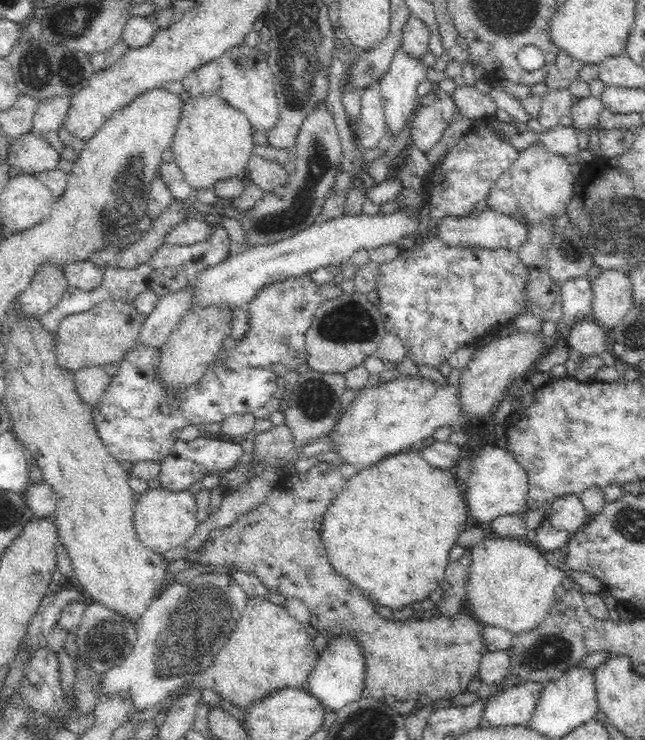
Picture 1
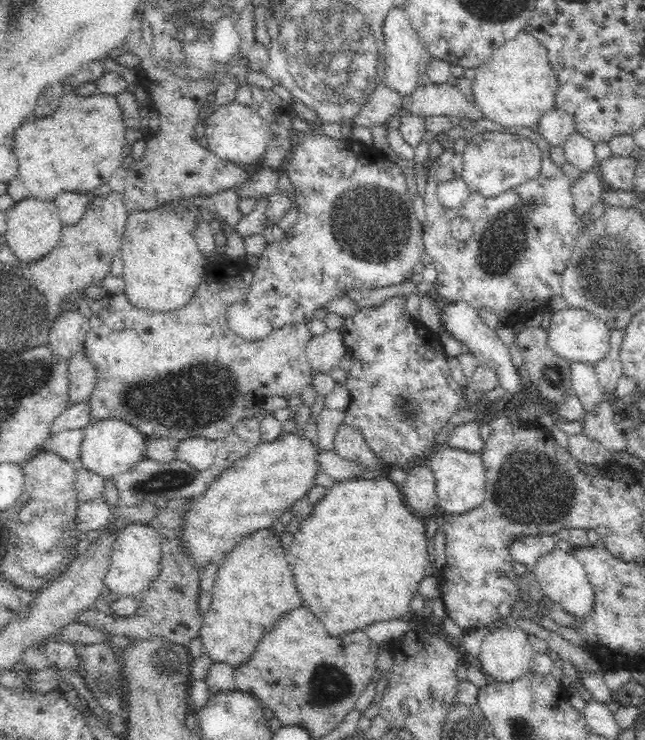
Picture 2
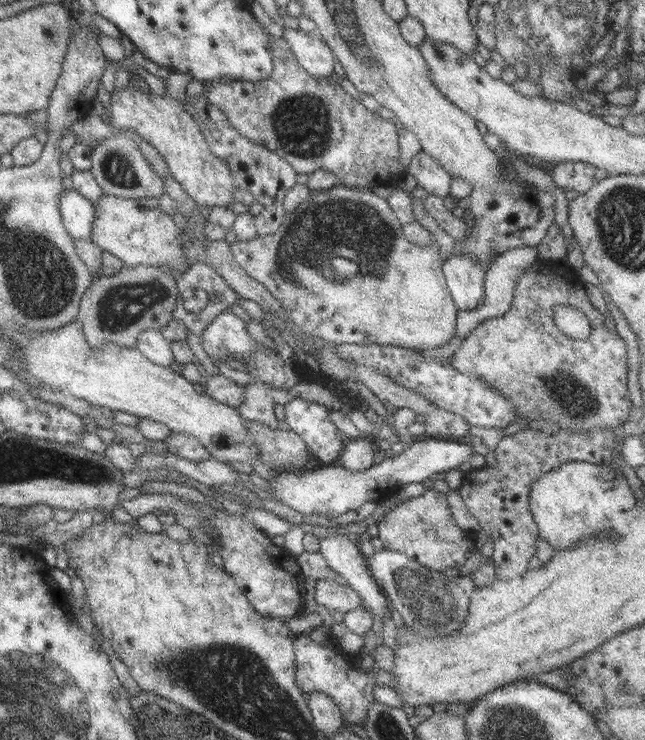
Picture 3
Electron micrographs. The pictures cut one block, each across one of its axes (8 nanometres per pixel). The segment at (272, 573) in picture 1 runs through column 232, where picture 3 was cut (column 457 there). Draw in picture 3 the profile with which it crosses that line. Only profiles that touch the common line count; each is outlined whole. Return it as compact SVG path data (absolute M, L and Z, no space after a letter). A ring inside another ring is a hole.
M428 490L402 502L386 513L377 526L384 549L404 553L408 558L436 572L444 572L447 568L459 569L477 552L474 534L460 528L452 517L446 495L438 490Z

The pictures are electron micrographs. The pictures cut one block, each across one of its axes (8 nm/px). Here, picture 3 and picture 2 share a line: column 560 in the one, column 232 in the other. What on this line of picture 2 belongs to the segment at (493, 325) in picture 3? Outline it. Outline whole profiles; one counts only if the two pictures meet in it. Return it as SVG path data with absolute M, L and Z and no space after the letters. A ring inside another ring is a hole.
M222 262L208 268L206 274L206 286L204 280L200 280L194 298L186 306L170 312L136 308L123 292L108 293L99 300L77 293L61 302L60 313L67 310L81 312L89 321L90 331L83 348L98 377L89 398L92 423L118 419L148 437L166 438L175 444L196 436L219 442L245 418L244 410L251 403L259 404L264 396L280 396L288 401L311 384L313 371L305 350L313 336L306 323L272 331L263 340L246 341L231 330L225 314L230 306L244 300L253 281L253 272L248 265L244 268L228 268L228 264L224 266Z

